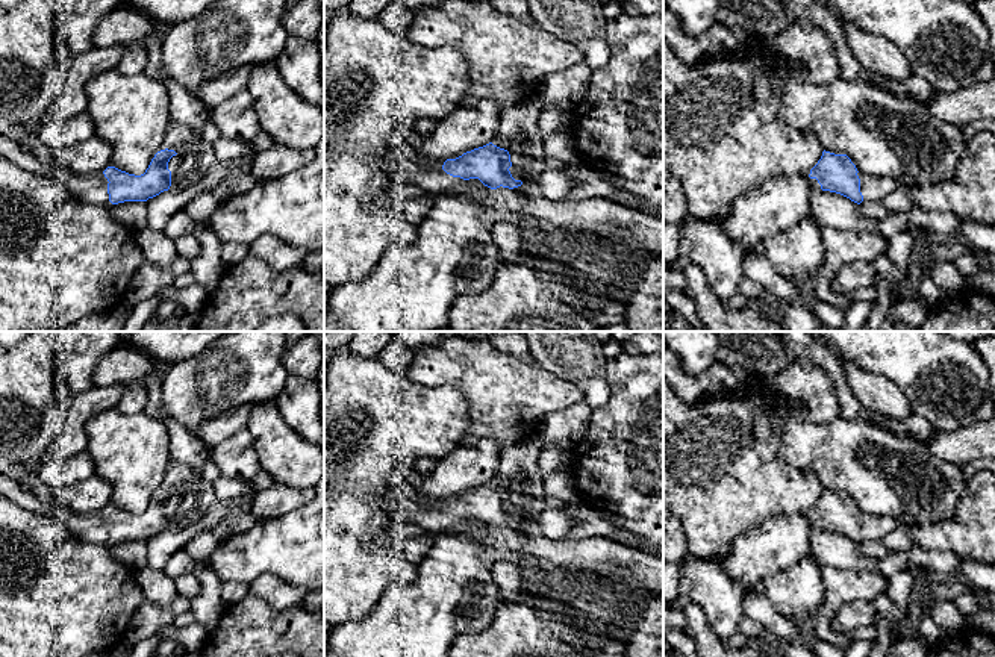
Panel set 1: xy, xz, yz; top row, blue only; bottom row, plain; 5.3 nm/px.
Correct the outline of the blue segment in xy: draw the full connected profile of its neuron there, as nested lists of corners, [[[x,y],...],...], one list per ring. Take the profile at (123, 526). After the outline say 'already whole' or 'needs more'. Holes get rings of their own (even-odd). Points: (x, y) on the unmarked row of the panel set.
[[[176,460],[168,465],[164,481],[141,515],[115,506],[108,506],[97,513],[80,515],[67,510],[56,500],[51,503],[41,500],[2,471],[0,495],[27,510],[64,522],[82,542],[109,548],[124,540],[147,540],[164,530],[180,531],[191,525],[200,525],[215,501],[212,484],[192,466]]]; needs more

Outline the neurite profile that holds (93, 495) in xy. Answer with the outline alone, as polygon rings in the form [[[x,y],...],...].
[[[94,474],[79,484],[55,492],[55,500],[67,510],[91,515],[111,506],[112,487]]]

